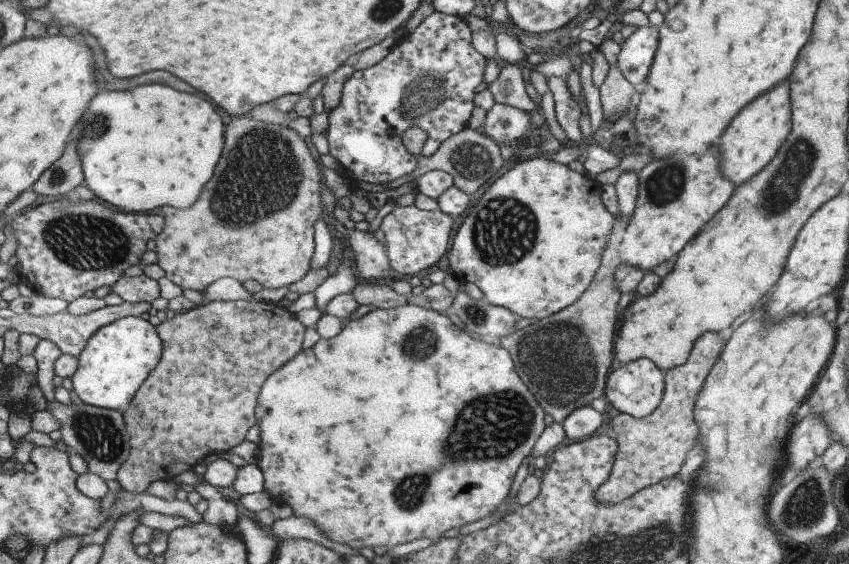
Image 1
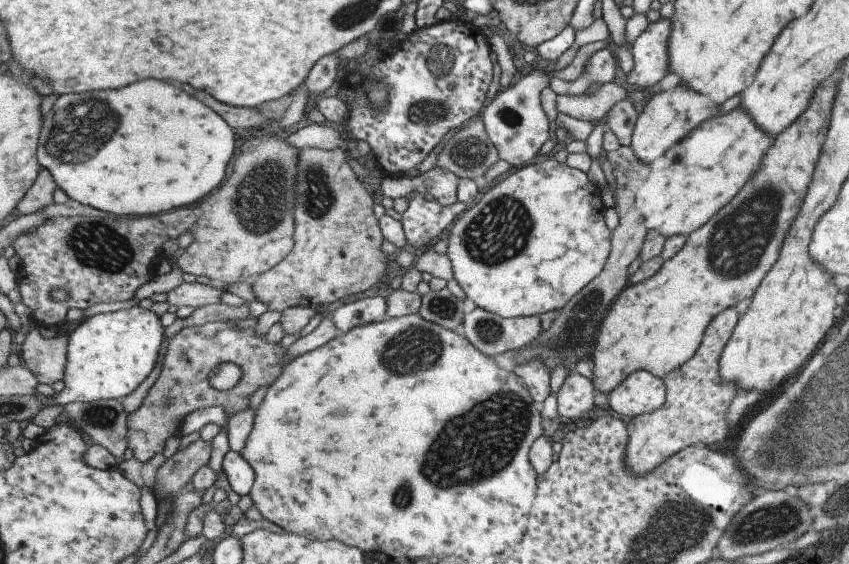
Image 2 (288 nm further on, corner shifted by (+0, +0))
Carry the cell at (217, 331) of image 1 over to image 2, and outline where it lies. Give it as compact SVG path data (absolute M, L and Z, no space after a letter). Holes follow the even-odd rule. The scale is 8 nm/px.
M227 322L219 324L205 324L201 328L183 328L179 334L175 334L169 342L163 372L149 392L149 398L141 406L141 410L129 418L129 448L133 450L135 458L145 464L155 454L163 452L165 442L169 438L179 436L183 418L191 412L207 406L223 406L229 416L235 416L249 408L249 398L261 388L261 386L273 386L279 376L285 372L285 350L279 344L269 344L263 338L255 336L255 330L239 330ZM235 362L243 368L243 380L241 384L231 392L221 392L213 388L211 376L219 368L219 364ZM167 398L173 398L173 402L167 406Z

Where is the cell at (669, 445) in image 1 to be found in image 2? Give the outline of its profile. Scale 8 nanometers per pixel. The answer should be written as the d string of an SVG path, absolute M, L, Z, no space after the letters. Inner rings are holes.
M735 306L717 314L707 326L697 352L683 366L675 368L663 378L663 384L667 388L663 406L659 406L659 410L651 414L641 414L633 418L625 446L625 466L629 472L645 476L683 448L715 446L723 442L729 430L727 410L731 408L731 402L737 396L737 386L733 382L723 382L719 374L719 358L737 322L739 316Z

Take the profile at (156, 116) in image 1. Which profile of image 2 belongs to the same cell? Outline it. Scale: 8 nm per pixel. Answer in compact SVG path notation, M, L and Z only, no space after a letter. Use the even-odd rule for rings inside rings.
M143 80L143 82L135 82L121 90L101 90L101 92L91 92L91 94L59 96L43 124L39 160L45 170L51 170L51 174L55 176L55 182L71 200L77 200L85 206L103 210L117 218L147 218L147 216L159 216L159 214L167 214L171 210L179 210L181 206L185 206L185 208L189 208L193 204L199 206L199 202L205 200L207 196L211 196L215 192L215 188L221 188L221 182L225 182L229 176L227 166L235 154L235 146L237 146L235 134L237 132L233 132L233 126L219 112L211 110L209 106L199 102L195 96L189 96L179 86L175 86L171 82L163 82L163 80Z

